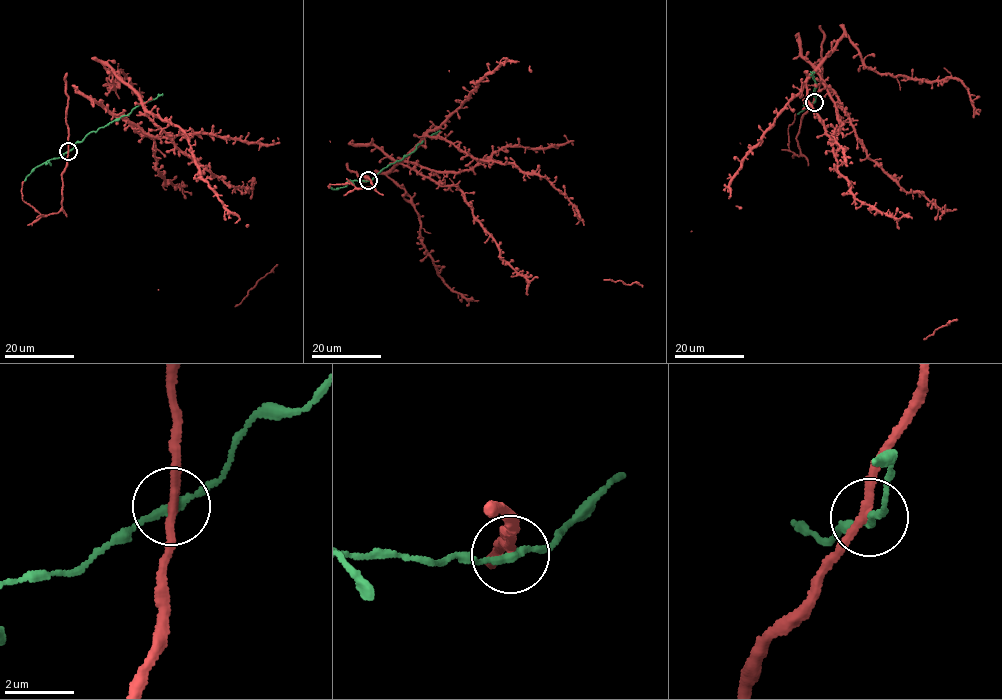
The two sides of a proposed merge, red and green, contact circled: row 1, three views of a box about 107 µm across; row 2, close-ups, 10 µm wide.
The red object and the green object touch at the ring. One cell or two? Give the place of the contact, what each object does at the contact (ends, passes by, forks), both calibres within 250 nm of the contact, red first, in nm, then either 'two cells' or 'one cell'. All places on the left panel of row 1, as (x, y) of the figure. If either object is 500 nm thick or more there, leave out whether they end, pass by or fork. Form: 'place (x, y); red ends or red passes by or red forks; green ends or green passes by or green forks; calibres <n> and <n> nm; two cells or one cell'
place (68, 151); red passes by; green passes by; calibres 240 and 200 nm; one cell

